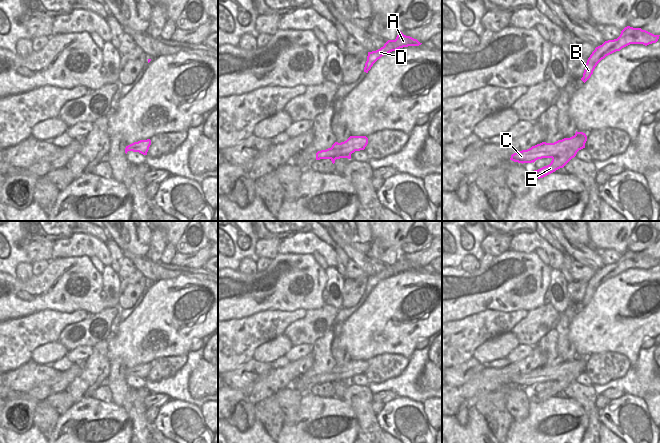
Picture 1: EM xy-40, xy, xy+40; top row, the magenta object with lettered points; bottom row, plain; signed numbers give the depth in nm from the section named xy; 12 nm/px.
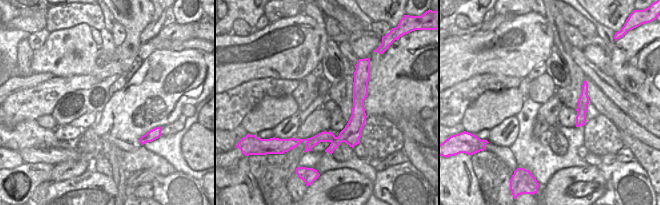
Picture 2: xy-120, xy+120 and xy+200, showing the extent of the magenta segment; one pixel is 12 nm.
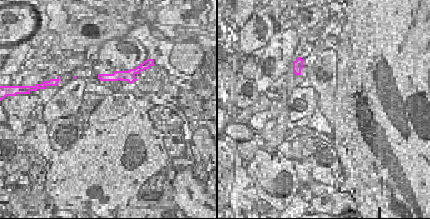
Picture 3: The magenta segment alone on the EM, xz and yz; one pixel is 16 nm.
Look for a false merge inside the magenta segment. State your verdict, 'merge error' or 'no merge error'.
merge error

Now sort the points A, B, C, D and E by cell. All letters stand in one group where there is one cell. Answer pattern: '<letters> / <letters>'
A B D E / C

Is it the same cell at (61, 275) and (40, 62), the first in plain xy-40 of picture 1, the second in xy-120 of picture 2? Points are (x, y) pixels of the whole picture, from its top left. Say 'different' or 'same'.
same

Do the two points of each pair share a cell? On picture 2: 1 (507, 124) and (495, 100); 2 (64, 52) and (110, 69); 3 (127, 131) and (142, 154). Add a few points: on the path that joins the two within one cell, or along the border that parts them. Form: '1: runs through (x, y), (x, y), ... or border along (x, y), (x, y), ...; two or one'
1: border along (515, 115), (506, 117), (490, 130); two
2: runs through (75, 59), (80, 59), (92, 69), (99, 70); one
3: border along (142, 145), (134, 150), (121, 150); two

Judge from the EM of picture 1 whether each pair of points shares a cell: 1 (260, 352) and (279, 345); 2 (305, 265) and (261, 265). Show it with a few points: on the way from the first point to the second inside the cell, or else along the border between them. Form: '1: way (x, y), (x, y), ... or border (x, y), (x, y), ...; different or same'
1: way (265, 352), (274, 349); same
2: border (271, 259), (270, 263), (263, 270), (257, 272); different

